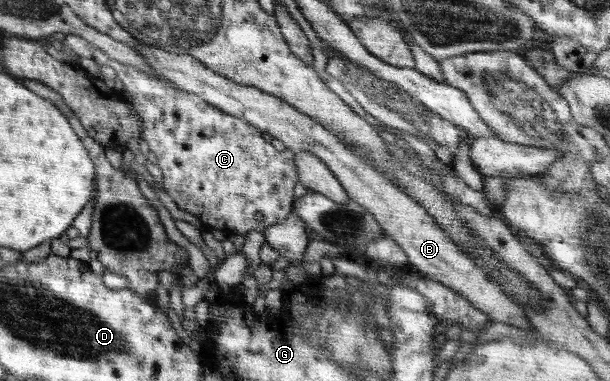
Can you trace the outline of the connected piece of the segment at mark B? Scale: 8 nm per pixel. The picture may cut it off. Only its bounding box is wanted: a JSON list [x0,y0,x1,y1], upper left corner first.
[133,40,530,329]

